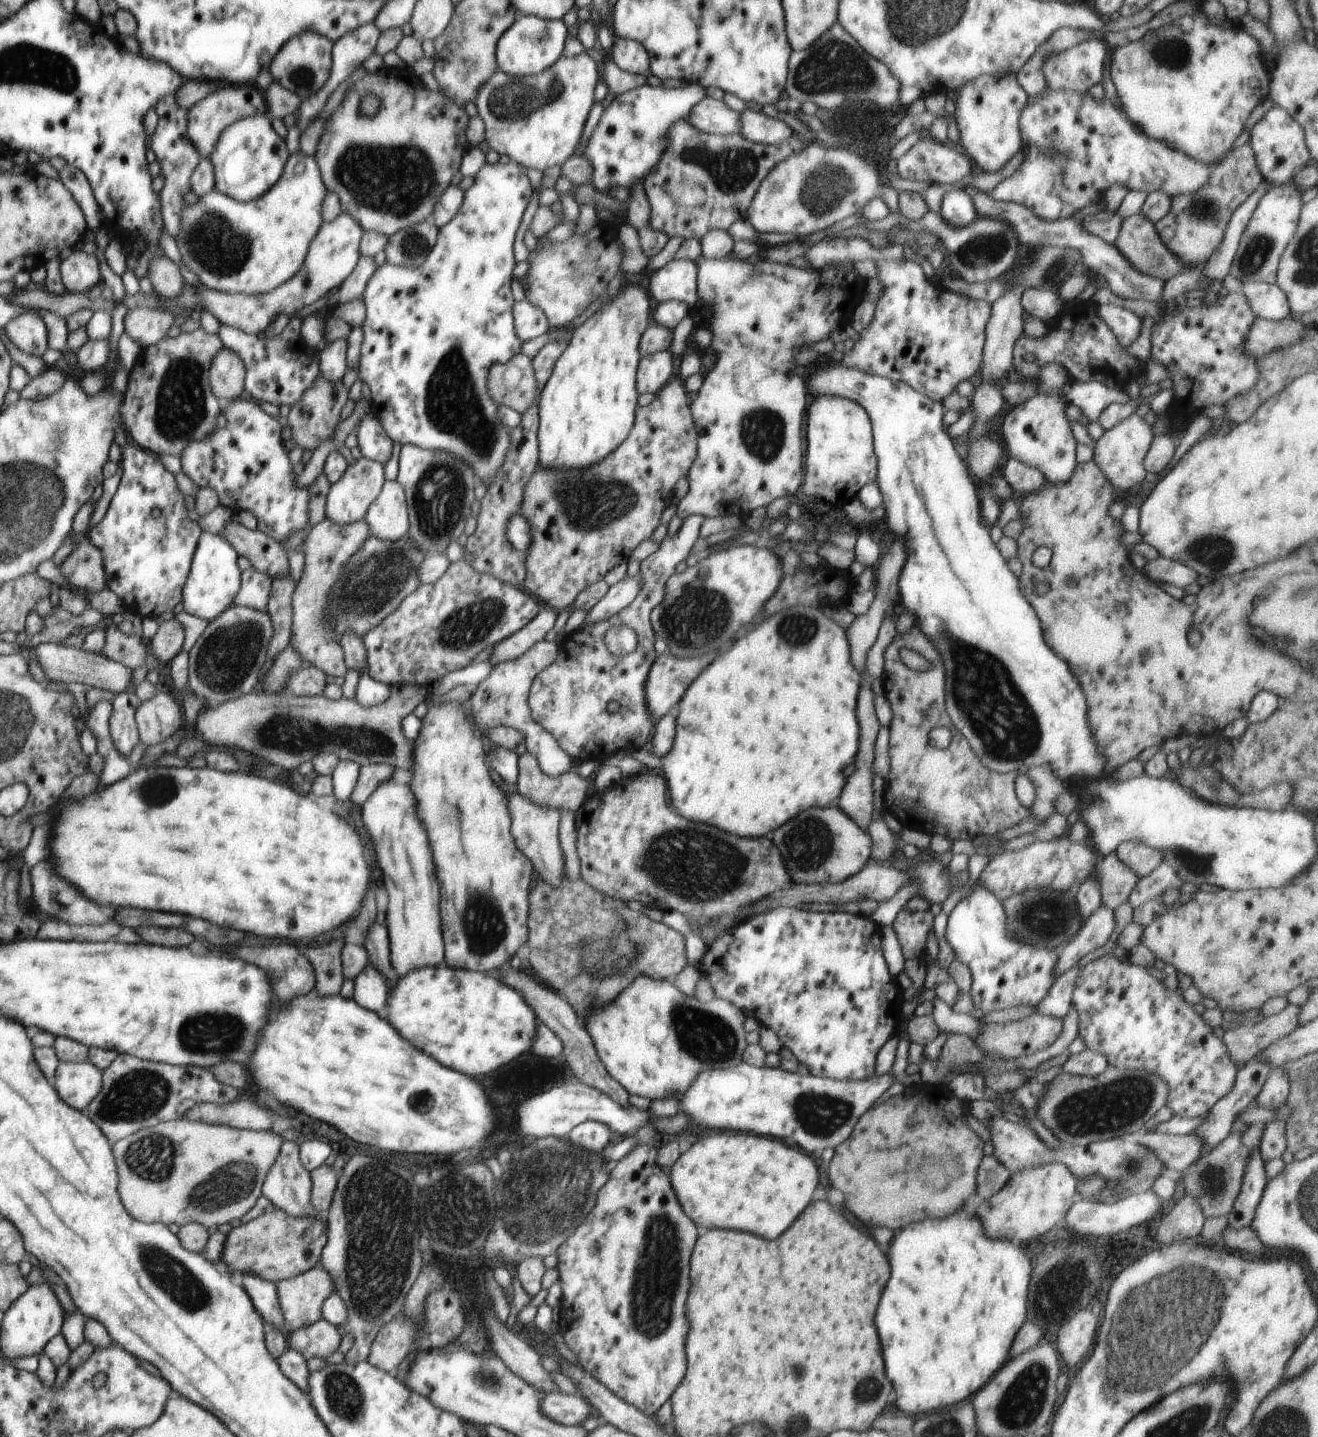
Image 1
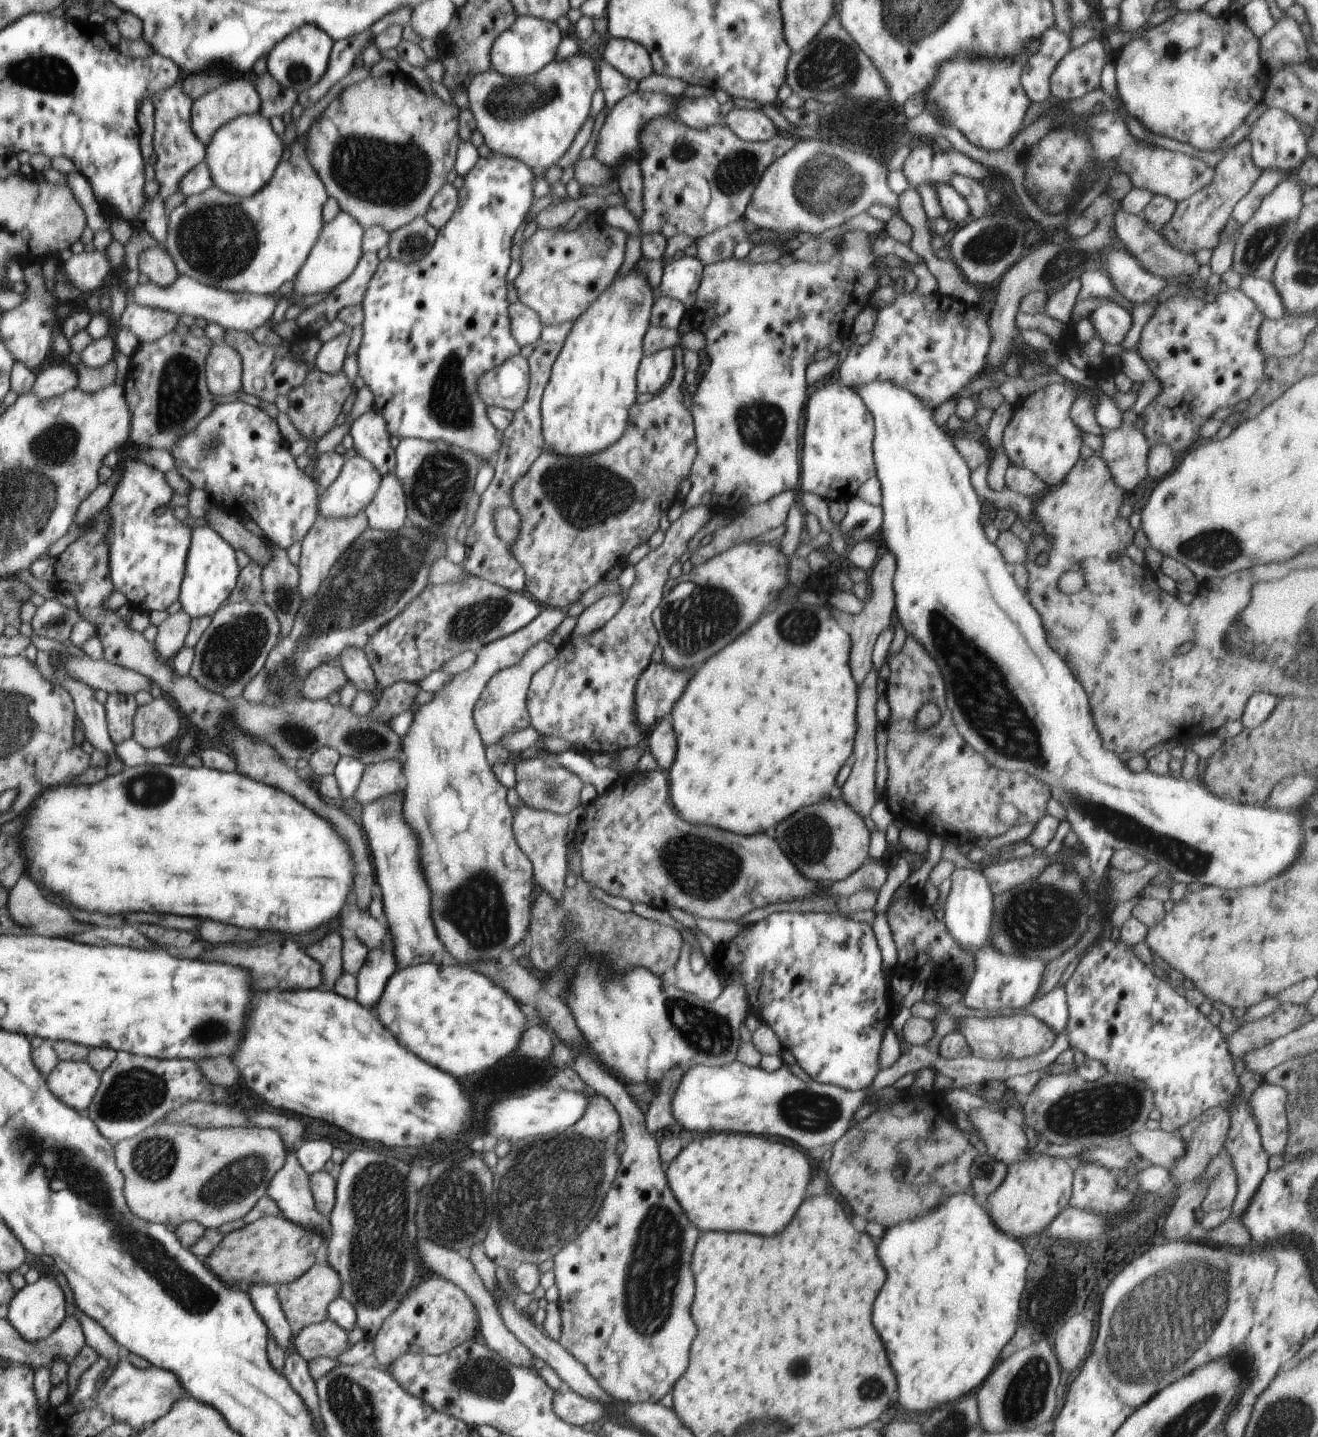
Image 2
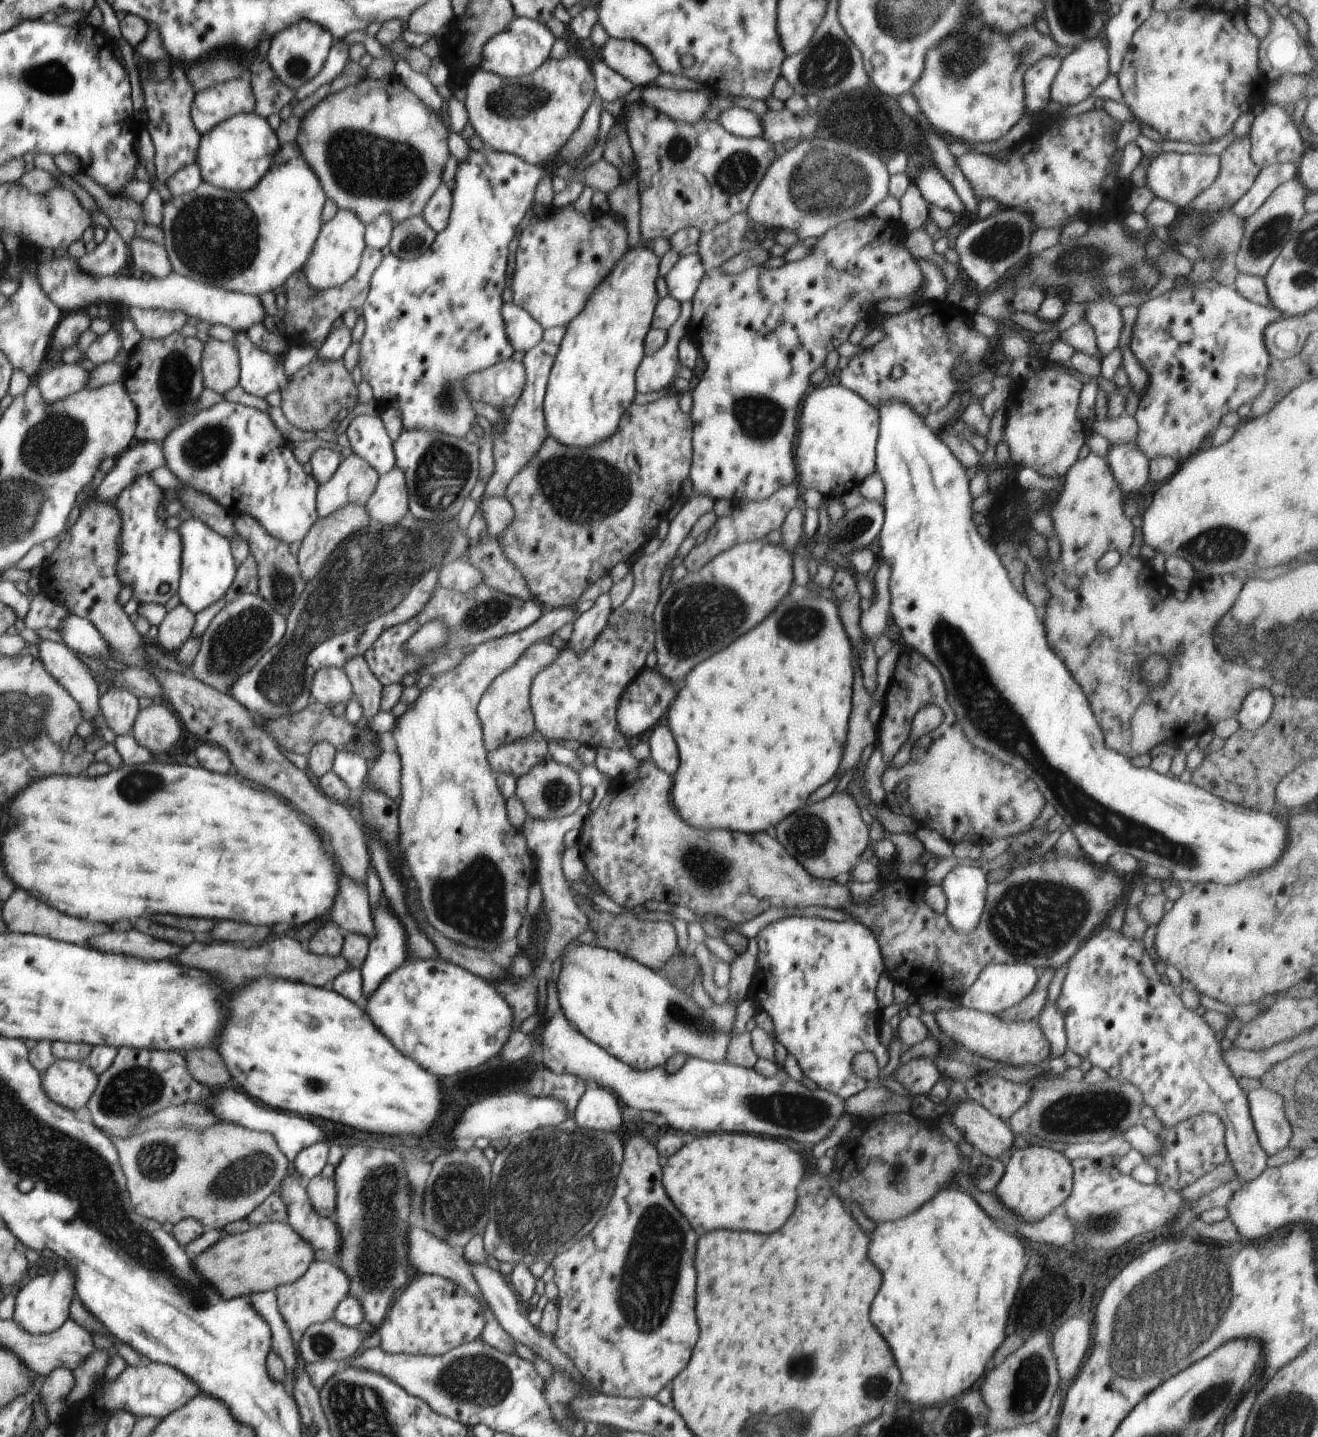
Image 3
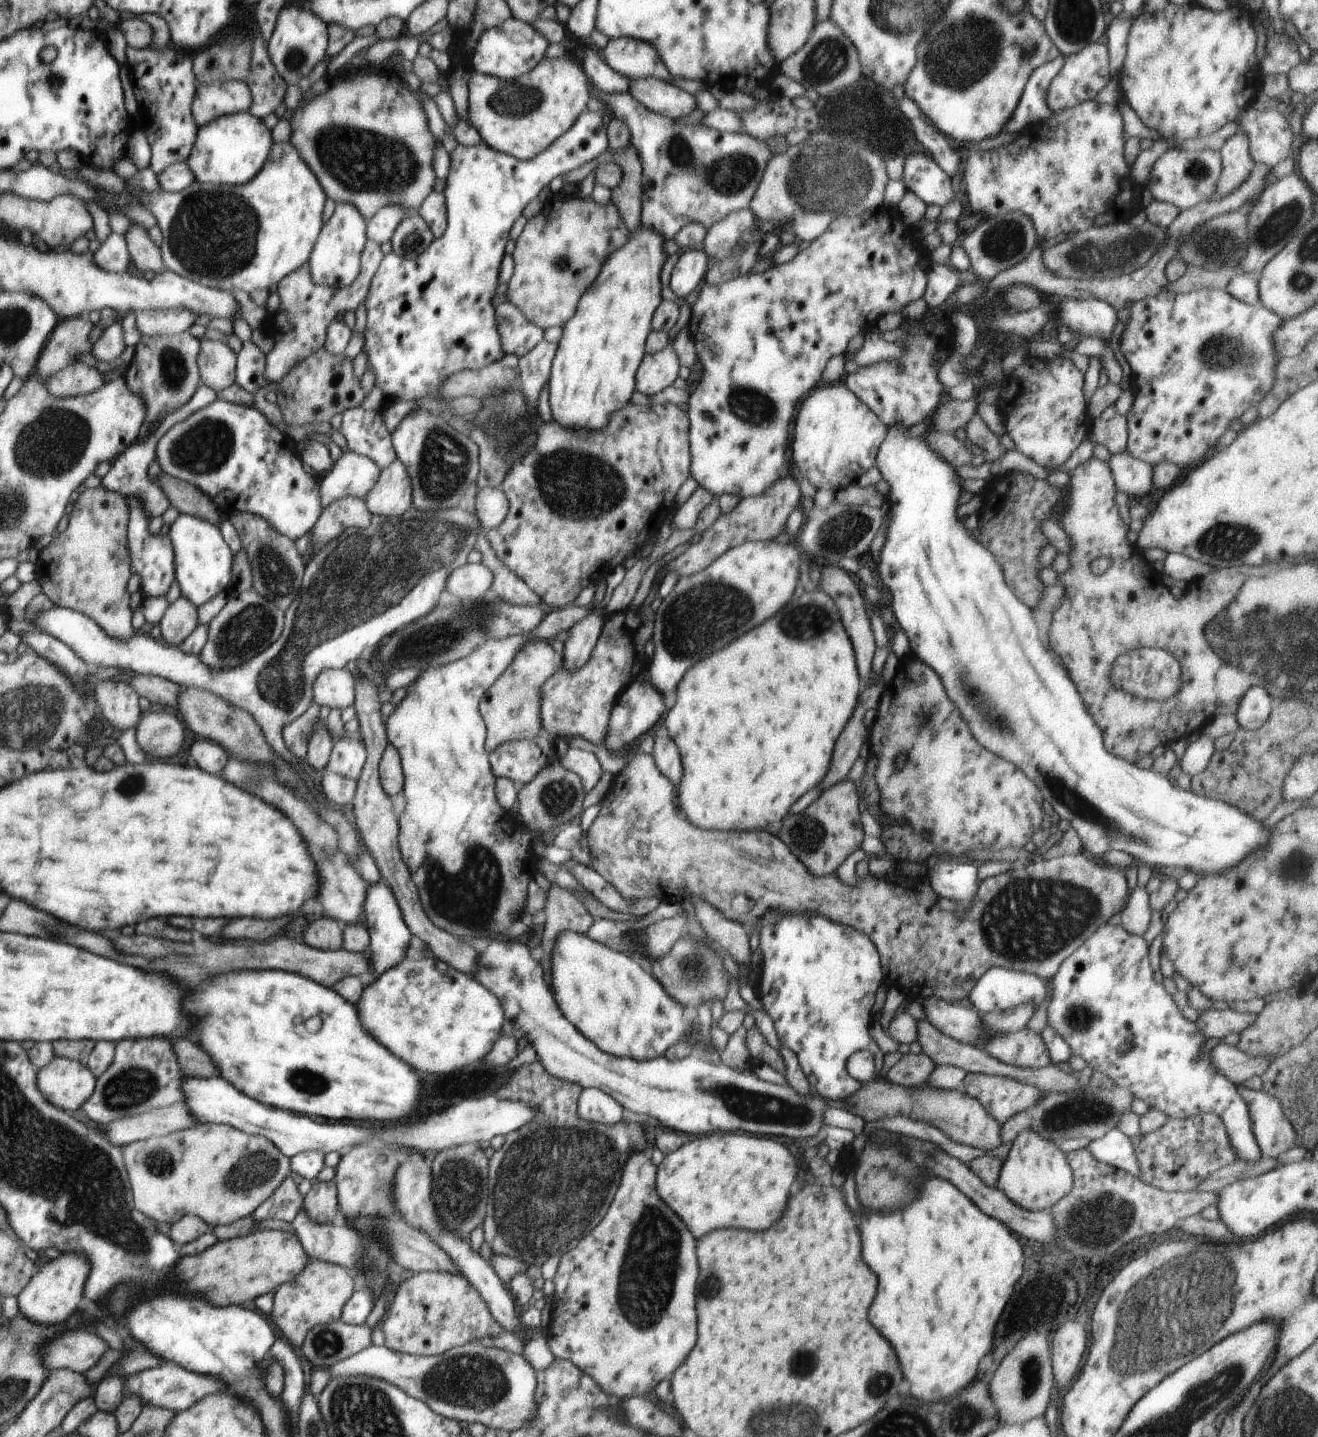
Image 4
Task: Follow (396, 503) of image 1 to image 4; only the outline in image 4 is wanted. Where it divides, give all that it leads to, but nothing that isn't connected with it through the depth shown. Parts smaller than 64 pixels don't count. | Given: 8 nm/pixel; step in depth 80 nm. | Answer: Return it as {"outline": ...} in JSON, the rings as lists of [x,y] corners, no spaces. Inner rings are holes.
{"outline":[[[400,459],[381,470],[376,484],[364,499],[372,515],[384,518],[398,518],[413,506],[411,478]]]}

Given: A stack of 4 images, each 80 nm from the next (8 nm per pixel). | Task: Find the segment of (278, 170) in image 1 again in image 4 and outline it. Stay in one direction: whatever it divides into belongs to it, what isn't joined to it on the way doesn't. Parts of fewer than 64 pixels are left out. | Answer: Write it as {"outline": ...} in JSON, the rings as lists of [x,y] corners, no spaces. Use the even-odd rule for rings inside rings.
{"outline":[[[250,113],[215,118],[198,130],[186,164],[196,181],[210,185],[236,186],[248,182],[266,162],[272,141],[271,130]]]}

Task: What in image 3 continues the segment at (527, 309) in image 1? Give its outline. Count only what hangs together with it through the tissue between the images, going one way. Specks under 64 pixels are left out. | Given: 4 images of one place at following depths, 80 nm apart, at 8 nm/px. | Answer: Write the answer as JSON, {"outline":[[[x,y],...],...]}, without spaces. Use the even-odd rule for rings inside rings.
{"outline":[[[504,303],[501,308],[505,331],[513,350],[528,352],[543,340],[542,325],[536,322],[524,308],[517,304]]]}

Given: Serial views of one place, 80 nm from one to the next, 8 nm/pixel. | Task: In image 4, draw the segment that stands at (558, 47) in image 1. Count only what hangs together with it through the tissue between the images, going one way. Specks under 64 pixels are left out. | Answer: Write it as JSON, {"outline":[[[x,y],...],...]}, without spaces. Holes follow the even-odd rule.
{"outline":[[[512,16],[480,35],[475,42],[468,66],[472,72],[512,81],[530,72],[545,57],[544,52],[549,45],[546,38],[530,24]]]}

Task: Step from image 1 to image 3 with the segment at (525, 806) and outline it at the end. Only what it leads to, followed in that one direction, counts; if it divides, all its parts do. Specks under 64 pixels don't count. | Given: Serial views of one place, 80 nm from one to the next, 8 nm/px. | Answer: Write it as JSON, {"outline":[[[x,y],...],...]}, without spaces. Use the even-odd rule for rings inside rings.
{"outline":[[[583,801],[570,816],[559,819],[532,819],[527,816],[523,826],[519,828],[519,836],[524,836],[528,851],[535,862],[536,879],[543,892],[542,916],[547,917],[549,927],[543,944],[543,960],[550,964],[558,960],[570,941],[589,930],[588,912],[576,902],[575,896],[570,892],[561,867],[561,858],[566,850],[563,846],[565,834],[571,829],[580,830],[584,819],[590,812],[589,803]],[[561,852],[563,854],[560,854]]]}

